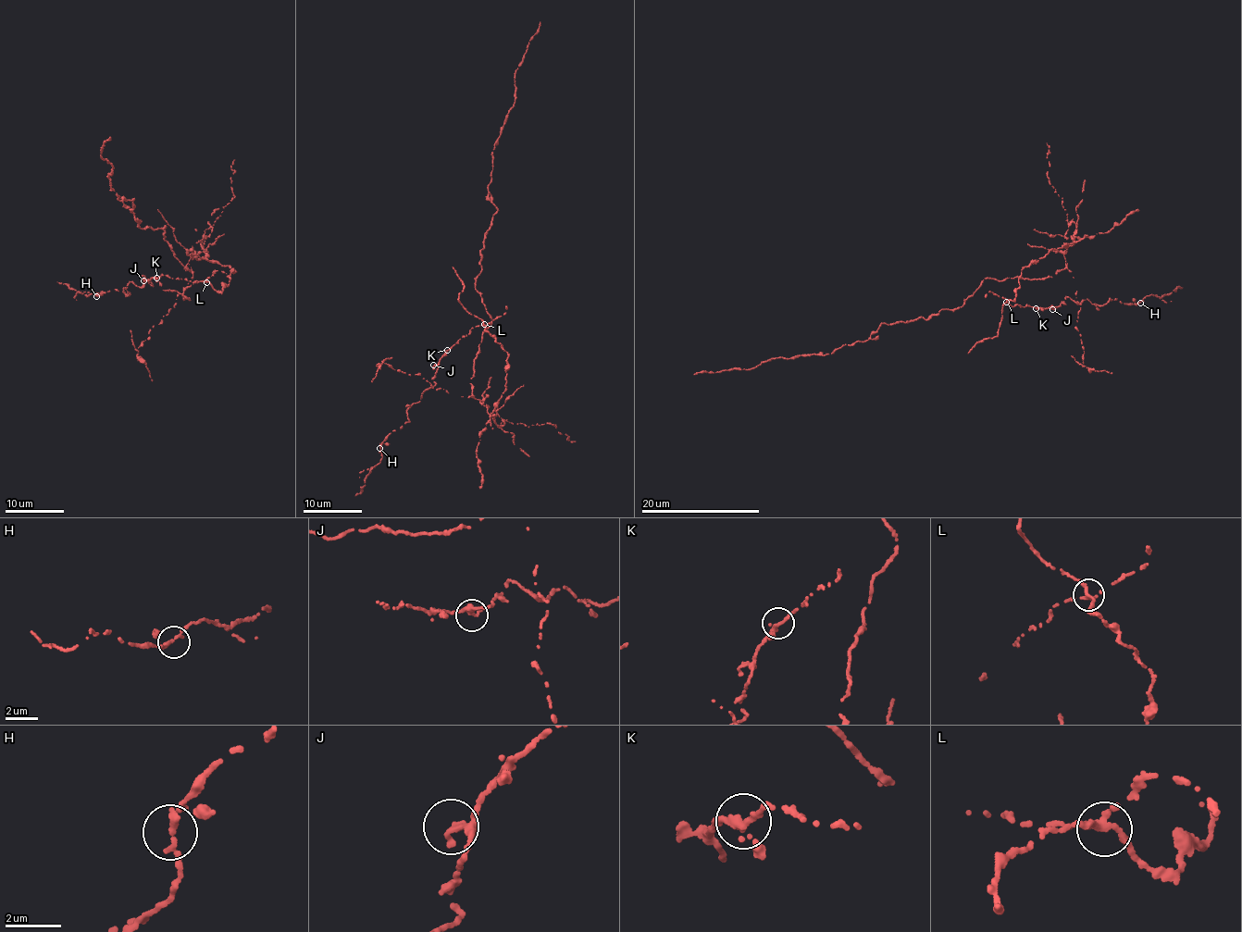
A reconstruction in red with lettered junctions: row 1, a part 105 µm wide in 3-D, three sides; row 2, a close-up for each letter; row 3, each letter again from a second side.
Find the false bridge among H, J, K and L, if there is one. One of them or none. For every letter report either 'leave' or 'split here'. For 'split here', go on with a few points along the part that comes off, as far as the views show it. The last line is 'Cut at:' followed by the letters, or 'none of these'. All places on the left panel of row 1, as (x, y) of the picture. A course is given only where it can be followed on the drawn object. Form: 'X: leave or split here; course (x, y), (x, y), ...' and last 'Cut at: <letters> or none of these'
H: leave
J: leave
K: leave
L: split here; course (206, 282), (234, 271), (192, 254), (189, 271), (165, 227), (138, 226), (110, 190), (109, 138)
Cut at: L

